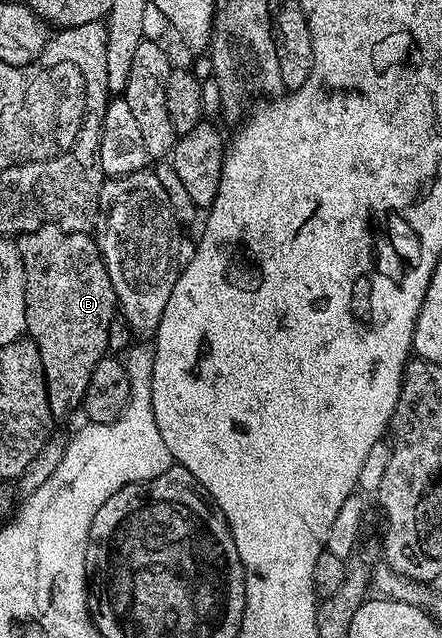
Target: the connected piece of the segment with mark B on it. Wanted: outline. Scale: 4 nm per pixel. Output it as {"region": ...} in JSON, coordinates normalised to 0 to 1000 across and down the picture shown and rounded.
{"region":[[[104,353],[72,365],[50,367],[38,382],[57,425],[61,522],[93,556],[111,644],[118,655],[133,661],[147,658],[167,641],[176,643],[186,636],[201,594],[210,588],[210,575],[219,575],[231,560],[244,558],[247,513],[251,502],[265,494],[260,458],[224,392],[224,381],[206,365],[149,365],[127,353]]]}

